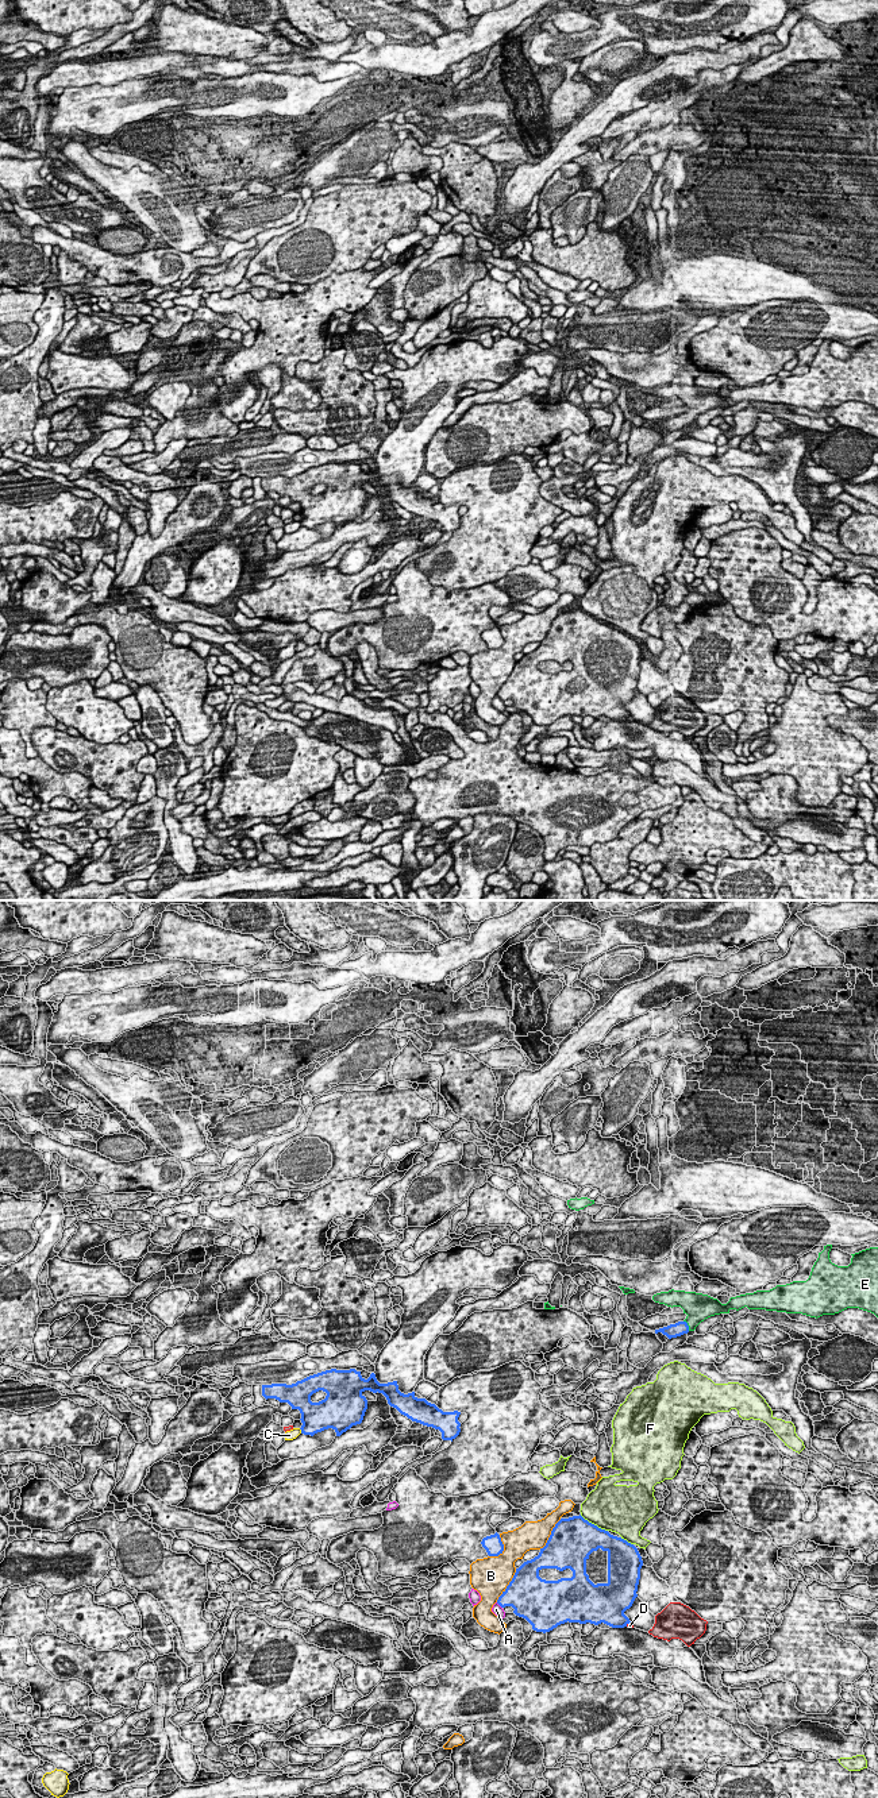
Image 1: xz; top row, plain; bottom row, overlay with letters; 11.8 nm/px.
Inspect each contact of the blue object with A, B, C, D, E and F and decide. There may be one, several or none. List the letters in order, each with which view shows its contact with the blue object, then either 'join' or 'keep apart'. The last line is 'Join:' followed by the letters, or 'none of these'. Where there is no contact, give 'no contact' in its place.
A: contact in xz; keep apart
B: contact in xz; keep apart
C: contact in xz; keep apart
D: contact in xz; keep apart
E: contact in xz; join
F: contact in xz; keep apart
Join: E

